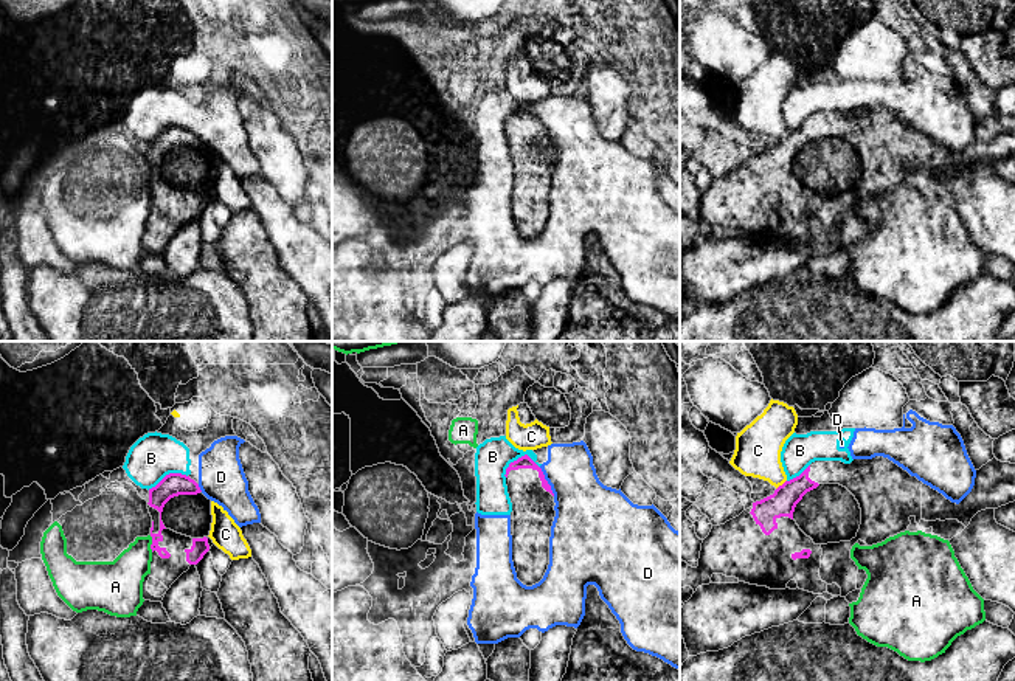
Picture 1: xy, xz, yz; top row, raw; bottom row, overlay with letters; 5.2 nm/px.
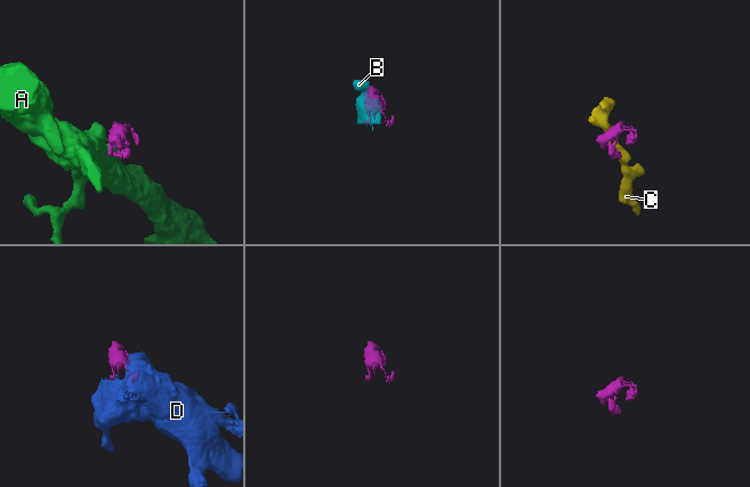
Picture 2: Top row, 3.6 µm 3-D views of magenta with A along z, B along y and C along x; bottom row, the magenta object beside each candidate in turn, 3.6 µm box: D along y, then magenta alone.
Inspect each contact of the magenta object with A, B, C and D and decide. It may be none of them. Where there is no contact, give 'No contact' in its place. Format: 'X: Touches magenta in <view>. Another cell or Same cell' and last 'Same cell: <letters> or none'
A: Touches magenta in xy. Another cell
B: Touches magenta in xz. Another cell
C: Touches magenta in yz. Another cell
D: Touches magenta in xz. Another cell
Same cell: none

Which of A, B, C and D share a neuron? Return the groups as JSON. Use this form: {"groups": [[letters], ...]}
{"groups": [["A"], ["B", "D"], ["C"]]}

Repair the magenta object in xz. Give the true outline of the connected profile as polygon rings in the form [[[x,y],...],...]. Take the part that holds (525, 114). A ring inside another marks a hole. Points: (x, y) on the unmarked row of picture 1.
[[[528,107],[511,115],[504,129],[514,164],[514,220],[517,231],[532,239],[543,231],[549,217],[554,146],[542,121]]]

